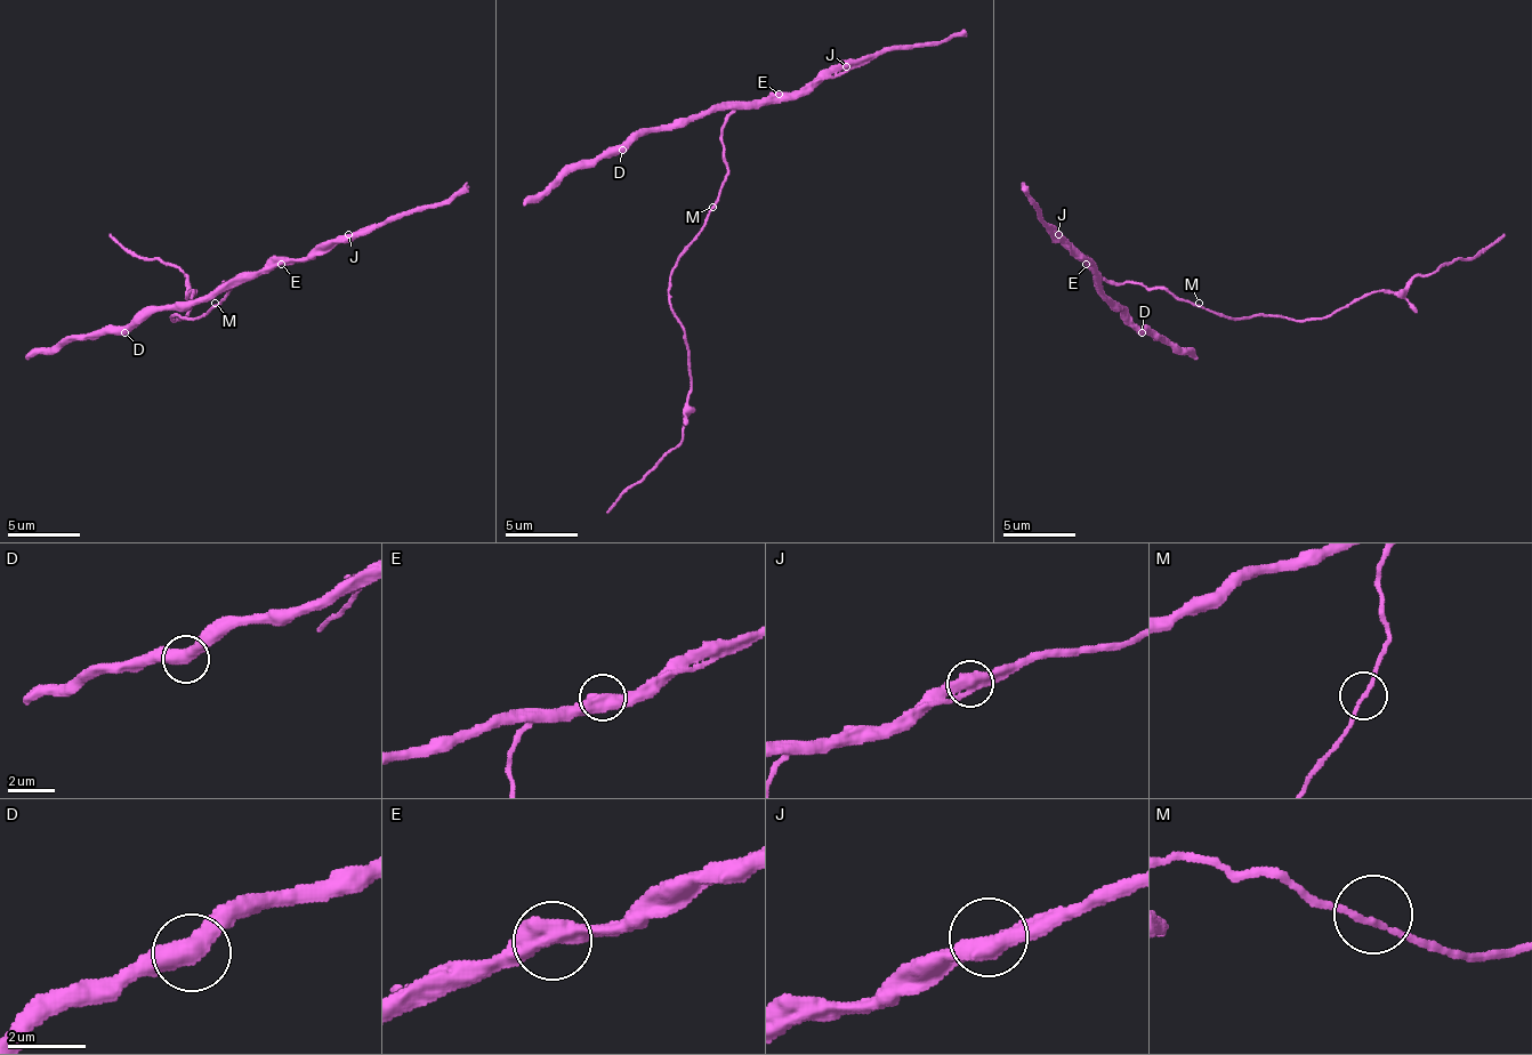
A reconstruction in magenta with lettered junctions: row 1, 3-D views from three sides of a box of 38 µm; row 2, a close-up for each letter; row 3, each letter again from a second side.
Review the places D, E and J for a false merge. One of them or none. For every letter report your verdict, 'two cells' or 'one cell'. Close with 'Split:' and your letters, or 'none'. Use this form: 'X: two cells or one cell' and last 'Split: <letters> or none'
D: one cell
E: one cell
J: one cell
Split: none

